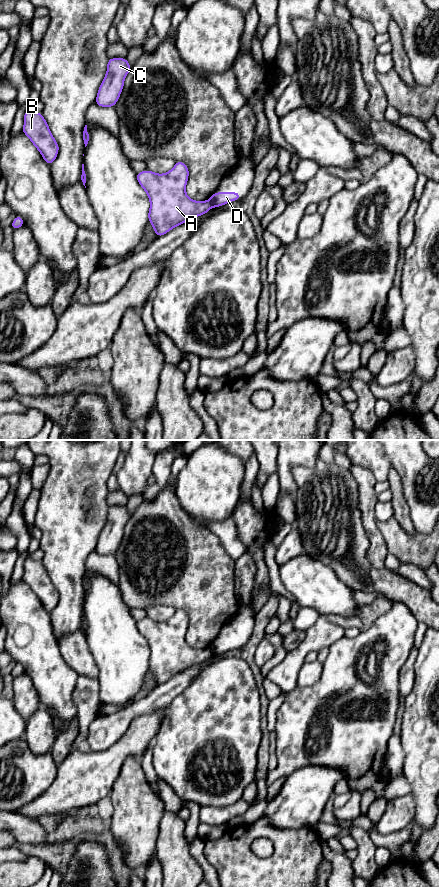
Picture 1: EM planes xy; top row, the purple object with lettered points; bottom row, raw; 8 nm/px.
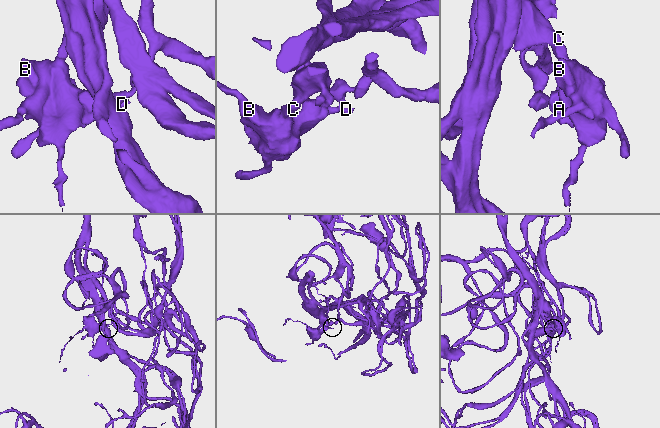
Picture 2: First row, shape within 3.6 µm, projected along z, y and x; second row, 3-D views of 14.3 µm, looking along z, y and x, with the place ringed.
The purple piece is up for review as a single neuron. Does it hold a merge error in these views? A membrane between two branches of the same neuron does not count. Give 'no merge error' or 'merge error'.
merge error

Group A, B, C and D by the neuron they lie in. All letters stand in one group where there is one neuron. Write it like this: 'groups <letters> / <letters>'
groups A B C / D

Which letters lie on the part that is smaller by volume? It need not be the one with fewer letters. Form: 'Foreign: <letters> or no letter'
Foreign: A, B, C

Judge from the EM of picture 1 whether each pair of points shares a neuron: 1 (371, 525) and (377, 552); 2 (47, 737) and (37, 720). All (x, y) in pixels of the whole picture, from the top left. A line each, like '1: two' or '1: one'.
1: one
2: one

